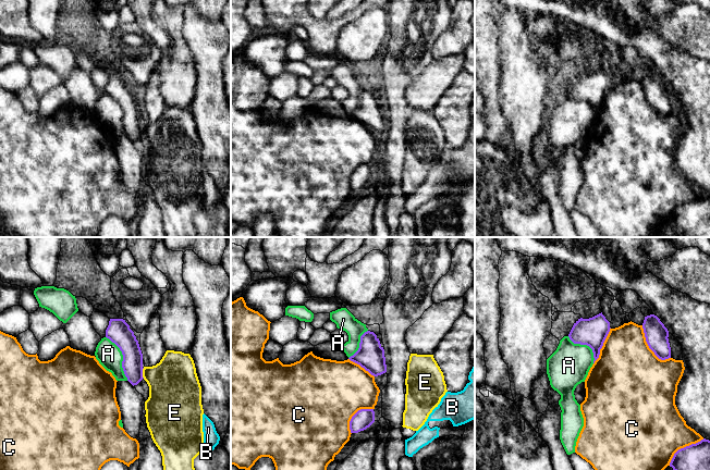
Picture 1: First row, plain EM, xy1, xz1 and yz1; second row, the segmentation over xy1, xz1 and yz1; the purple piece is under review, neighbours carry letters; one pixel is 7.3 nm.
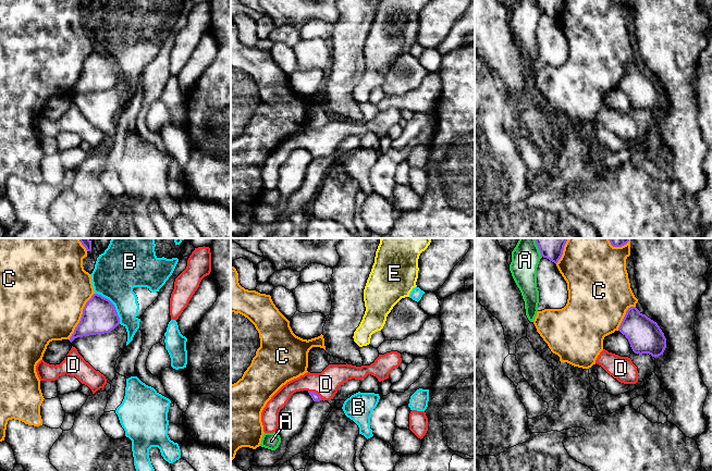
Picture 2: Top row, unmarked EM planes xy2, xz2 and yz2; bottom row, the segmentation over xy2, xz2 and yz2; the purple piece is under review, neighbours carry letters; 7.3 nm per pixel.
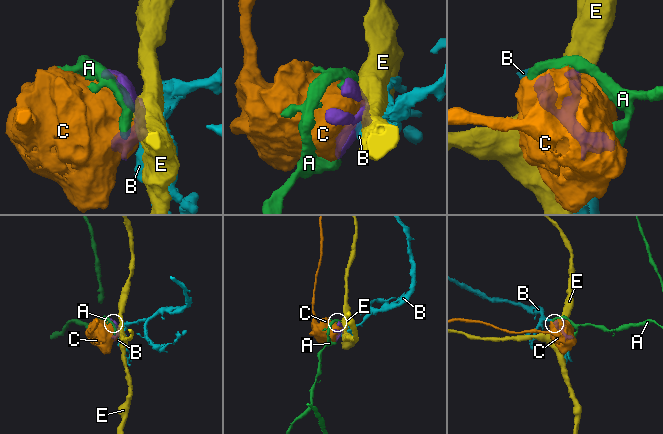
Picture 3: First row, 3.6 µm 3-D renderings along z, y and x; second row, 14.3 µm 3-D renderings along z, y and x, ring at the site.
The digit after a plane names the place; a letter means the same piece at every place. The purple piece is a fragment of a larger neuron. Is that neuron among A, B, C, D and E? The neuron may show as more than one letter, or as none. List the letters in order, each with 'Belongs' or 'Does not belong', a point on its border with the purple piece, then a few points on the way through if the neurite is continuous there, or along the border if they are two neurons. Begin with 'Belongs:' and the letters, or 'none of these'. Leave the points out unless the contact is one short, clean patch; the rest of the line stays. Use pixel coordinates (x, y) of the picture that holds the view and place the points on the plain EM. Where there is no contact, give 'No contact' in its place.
Belongs: D
A: Does not belong. Touches purple at xy1 (123, 114)
B: Does not belong. Touches purple at xy2 (113, 61)
C: Does not belong. Touches purple at xy2 (82, 73)
D: Belongs. Touches purple at xz2 (316, 149). Path across: xz2 (315, 152), (316, 149), (326, 140)
E: Does not belong. Touches purple at xy1 (142, 130)

